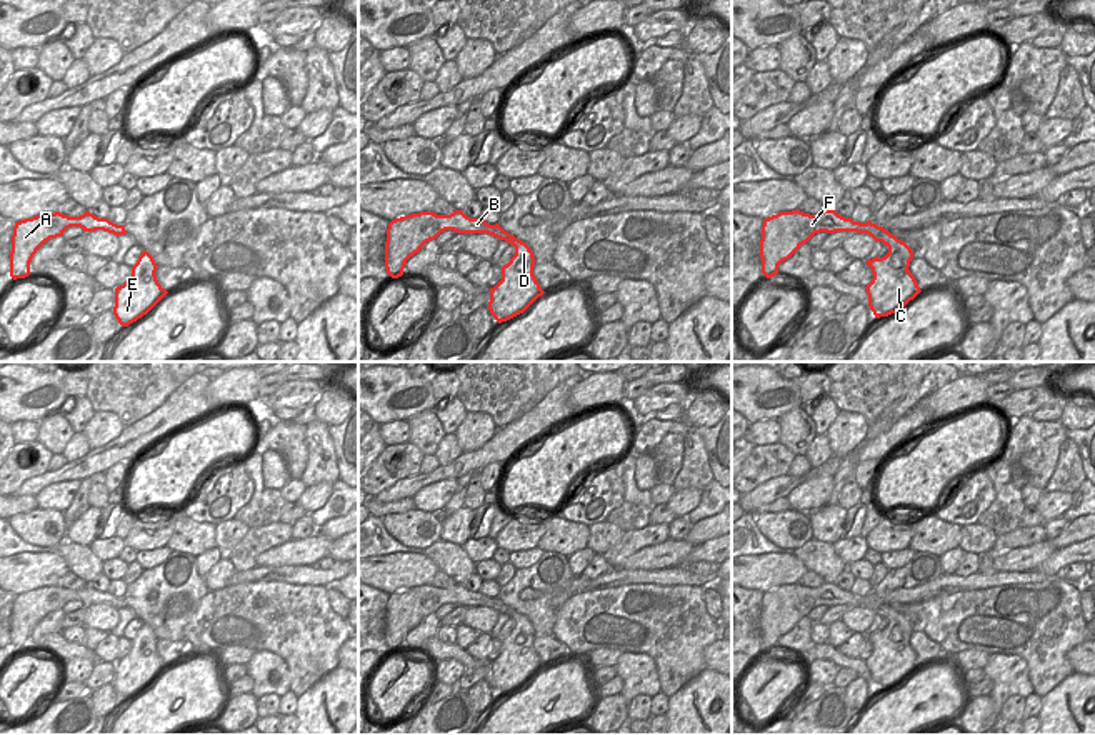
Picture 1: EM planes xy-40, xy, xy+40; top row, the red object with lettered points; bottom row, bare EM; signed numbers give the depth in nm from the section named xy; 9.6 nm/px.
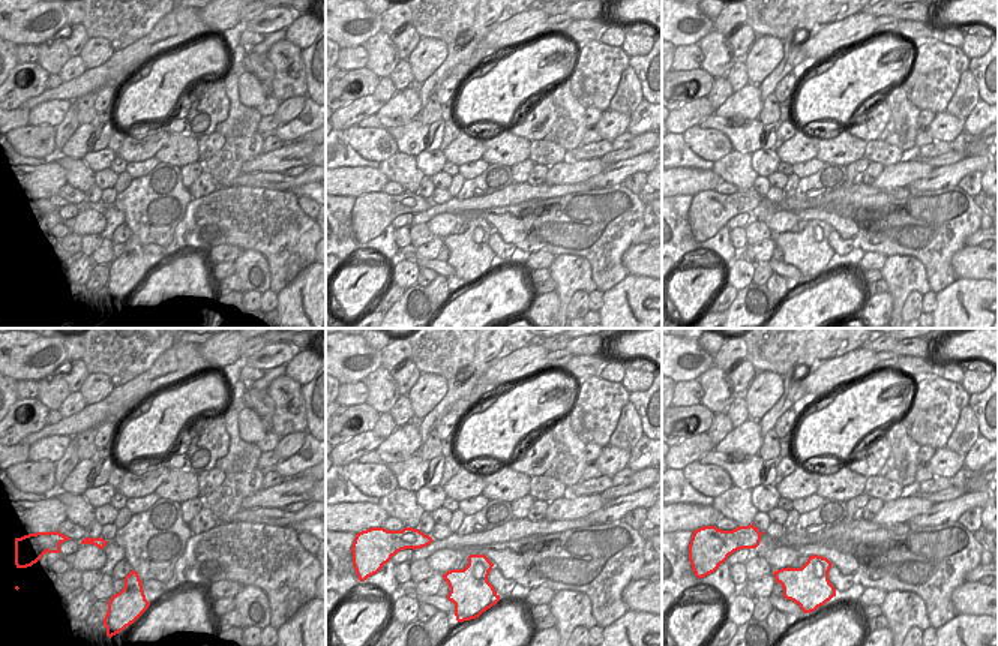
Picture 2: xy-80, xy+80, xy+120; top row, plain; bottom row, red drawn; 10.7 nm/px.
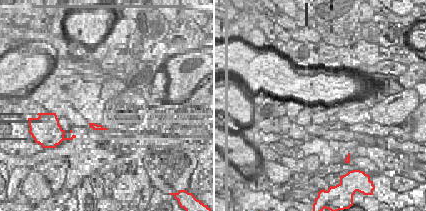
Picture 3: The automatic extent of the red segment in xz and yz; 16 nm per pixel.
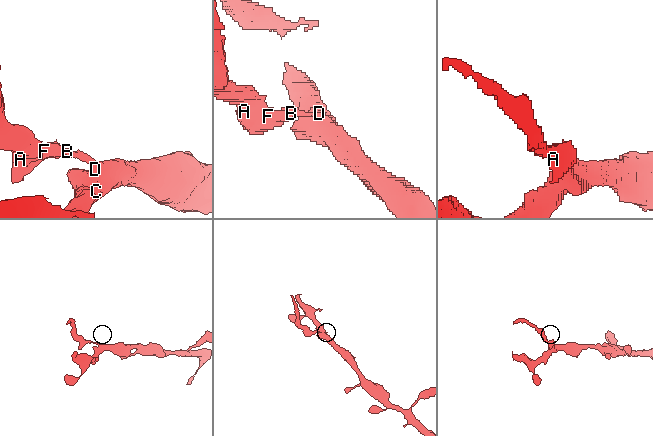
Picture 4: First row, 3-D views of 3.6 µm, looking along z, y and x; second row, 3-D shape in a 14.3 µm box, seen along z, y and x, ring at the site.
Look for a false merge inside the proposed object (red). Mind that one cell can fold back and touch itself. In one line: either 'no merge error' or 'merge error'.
merge error

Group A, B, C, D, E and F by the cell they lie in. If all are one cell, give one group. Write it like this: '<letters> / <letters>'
A B F / C D E

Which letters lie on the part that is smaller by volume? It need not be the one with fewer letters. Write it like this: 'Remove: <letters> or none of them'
Remove: A, B, F

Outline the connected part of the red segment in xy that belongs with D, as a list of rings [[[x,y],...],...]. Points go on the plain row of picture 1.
[[[508,608],[507,613],[515,620],[515,628],[502,640],[502,653],[490,662],[488,683],[502,697],[523,687],[545,665],[533,648],[535,630],[530,620]]]

